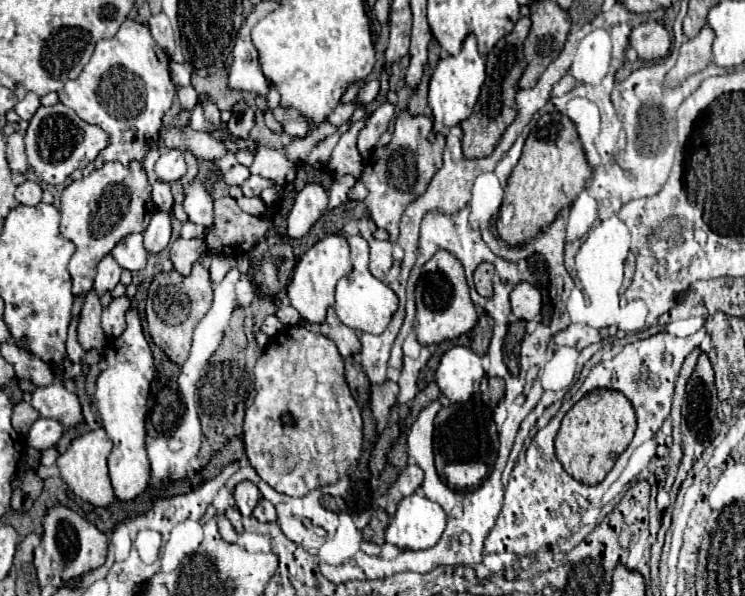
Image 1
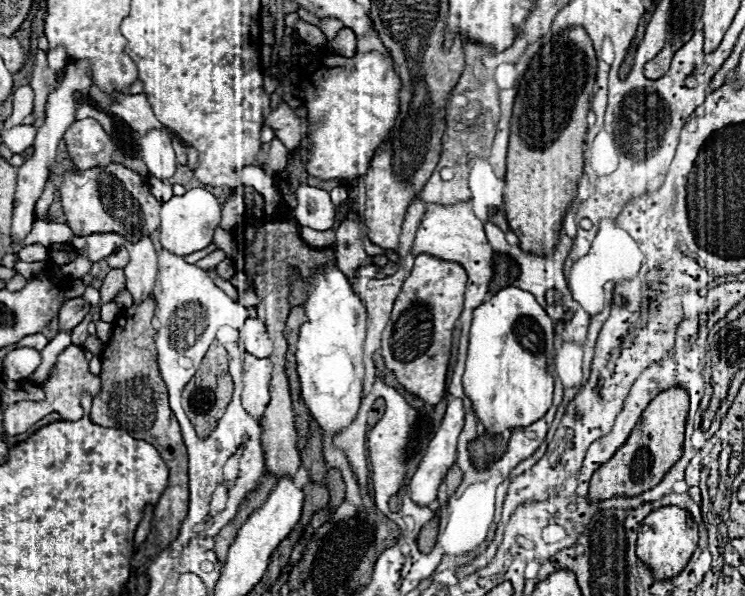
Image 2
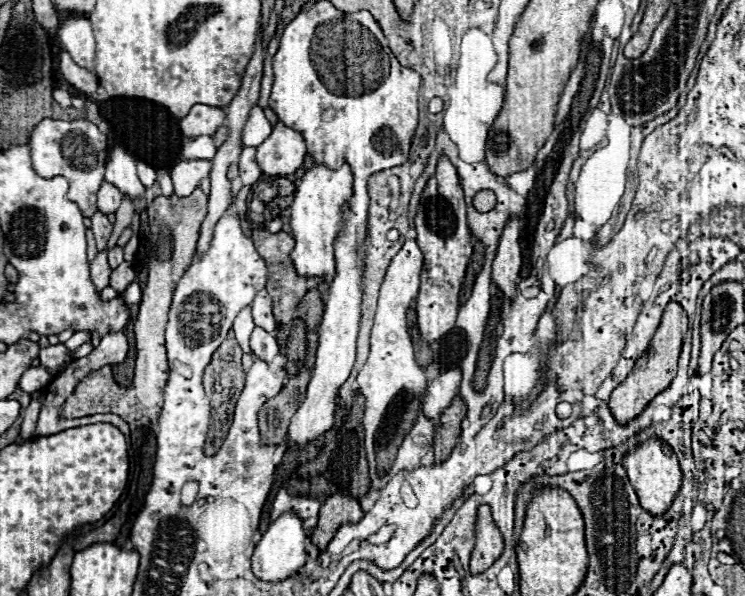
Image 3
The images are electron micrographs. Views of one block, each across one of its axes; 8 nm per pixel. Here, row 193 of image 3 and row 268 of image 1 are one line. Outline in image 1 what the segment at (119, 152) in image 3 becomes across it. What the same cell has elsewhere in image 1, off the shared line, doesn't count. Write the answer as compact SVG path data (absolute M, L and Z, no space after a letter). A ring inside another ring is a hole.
M132 234L128 238L124 238L114 250L112 250L112 258L116 258L116 264L122 270L130 270L130 272L138 272L144 270L146 266L146 256L148 252L142 246L142 234Z

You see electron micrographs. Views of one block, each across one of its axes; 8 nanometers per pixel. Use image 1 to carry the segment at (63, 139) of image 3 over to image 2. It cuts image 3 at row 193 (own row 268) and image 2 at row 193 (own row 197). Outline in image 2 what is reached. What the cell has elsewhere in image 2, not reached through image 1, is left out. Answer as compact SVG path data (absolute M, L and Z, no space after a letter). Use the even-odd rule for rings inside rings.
M122 164L108 168L90 168L88 172L64 174L60 188L62 208L68 226L76 236L116 232L128 236L128 242L138 242L142 236L152 236L160 228L160 202L150 194L150 186L132 170Z

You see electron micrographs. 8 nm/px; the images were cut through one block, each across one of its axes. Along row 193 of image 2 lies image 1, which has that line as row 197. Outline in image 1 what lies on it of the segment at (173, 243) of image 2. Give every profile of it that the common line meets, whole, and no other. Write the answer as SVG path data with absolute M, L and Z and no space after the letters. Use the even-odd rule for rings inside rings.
M196 178L194 182L188 184L184 210L191 222L202 226L212 226L212 198L202 180Z

